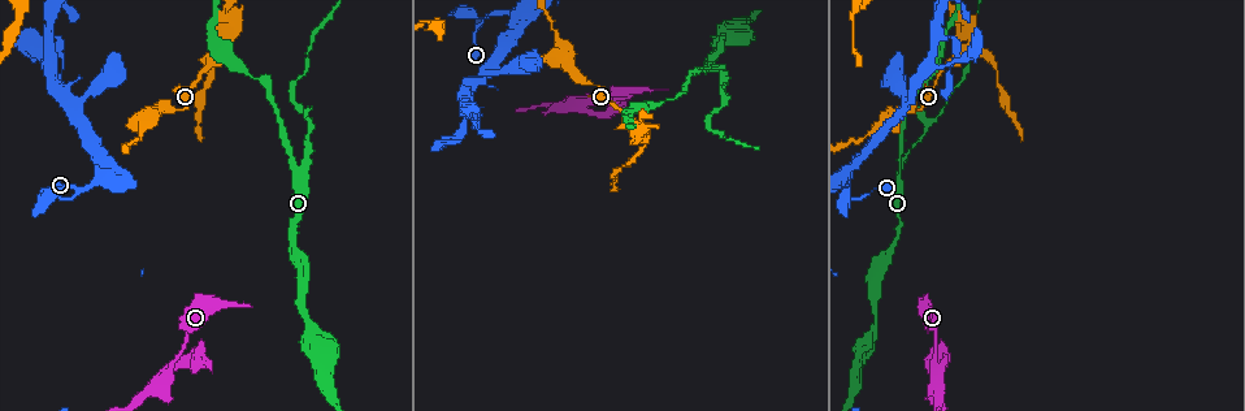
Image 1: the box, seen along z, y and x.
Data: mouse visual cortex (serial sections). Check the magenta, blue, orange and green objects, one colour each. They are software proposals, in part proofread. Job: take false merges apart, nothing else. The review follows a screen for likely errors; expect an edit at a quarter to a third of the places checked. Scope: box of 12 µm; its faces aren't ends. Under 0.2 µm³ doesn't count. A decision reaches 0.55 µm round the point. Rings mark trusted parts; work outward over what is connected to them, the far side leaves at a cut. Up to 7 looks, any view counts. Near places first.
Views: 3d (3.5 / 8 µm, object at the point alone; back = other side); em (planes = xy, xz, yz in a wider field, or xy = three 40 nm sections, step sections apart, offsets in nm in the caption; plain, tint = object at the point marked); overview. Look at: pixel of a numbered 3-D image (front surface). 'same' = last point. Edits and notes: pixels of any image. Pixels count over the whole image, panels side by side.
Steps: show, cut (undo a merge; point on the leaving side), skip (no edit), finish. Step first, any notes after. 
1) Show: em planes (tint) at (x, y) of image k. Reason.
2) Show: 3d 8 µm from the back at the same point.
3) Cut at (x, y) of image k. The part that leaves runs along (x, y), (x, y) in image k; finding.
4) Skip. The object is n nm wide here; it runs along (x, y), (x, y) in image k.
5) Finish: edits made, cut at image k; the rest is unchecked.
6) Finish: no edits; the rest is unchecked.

Show: 3d 8 µm at (642, 142) of image 1. Abrupt turn.

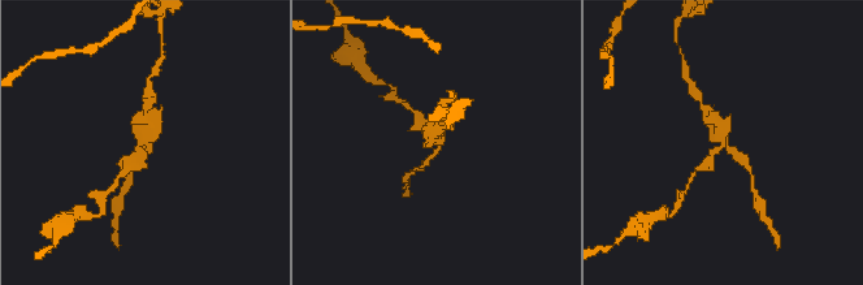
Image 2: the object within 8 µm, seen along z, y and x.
Show: 3d 3.5 µm at (724, 142) of image 2. Closer look.

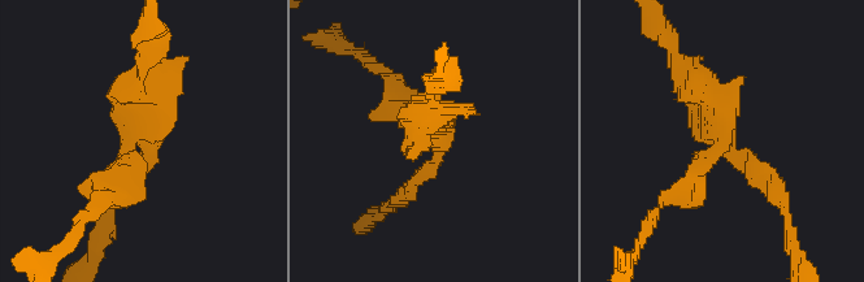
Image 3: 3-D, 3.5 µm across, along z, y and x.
Show: em xy step 5 (tint) at (723, 134) of image 3. Now the EM.

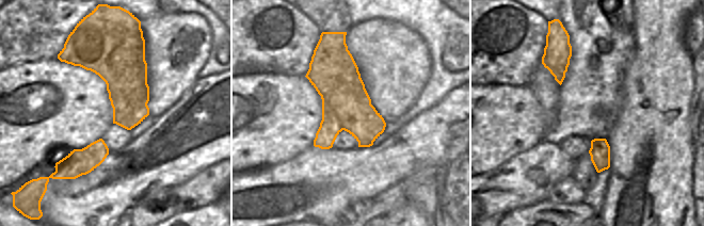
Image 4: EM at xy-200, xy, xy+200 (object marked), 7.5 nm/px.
Cut at (457, 111) of image 3. The object is 360 nm wide here; the part that leaves runs along (721, 120), (668, 39) in image 3; two cells meet here.

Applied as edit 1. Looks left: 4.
Show: 3d 3.5 µm at (705, 69) of image 1.

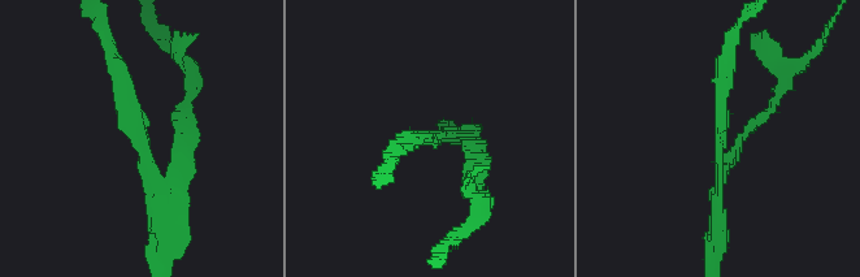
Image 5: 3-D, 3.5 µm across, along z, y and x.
Show: em xy step 5 (tint) at (722, 145) of image 5. The arms are 200, 200 nm wide.

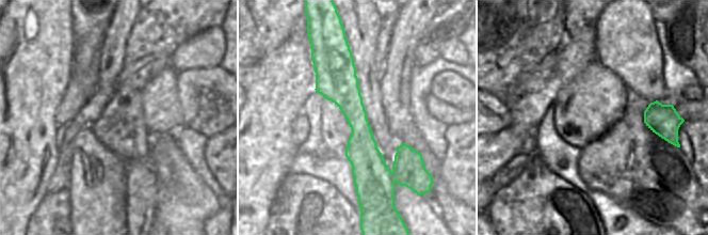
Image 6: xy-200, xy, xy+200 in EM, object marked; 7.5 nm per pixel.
Cut at (742, 137) of image 5. A second cell is stuck on.

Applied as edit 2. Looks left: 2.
Finish: edits made, cut at image 3, cut at image 5; the rest is unchecked.

